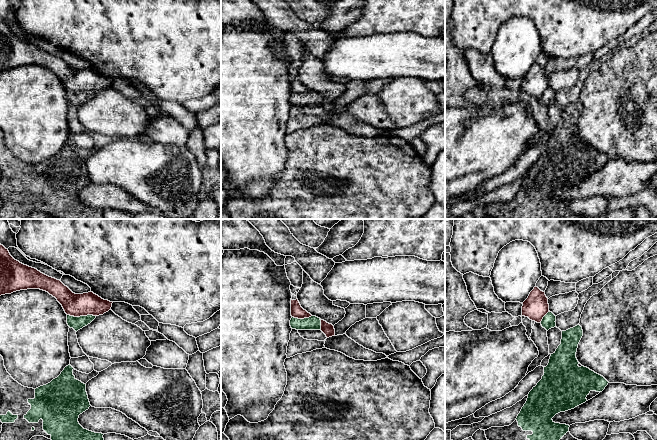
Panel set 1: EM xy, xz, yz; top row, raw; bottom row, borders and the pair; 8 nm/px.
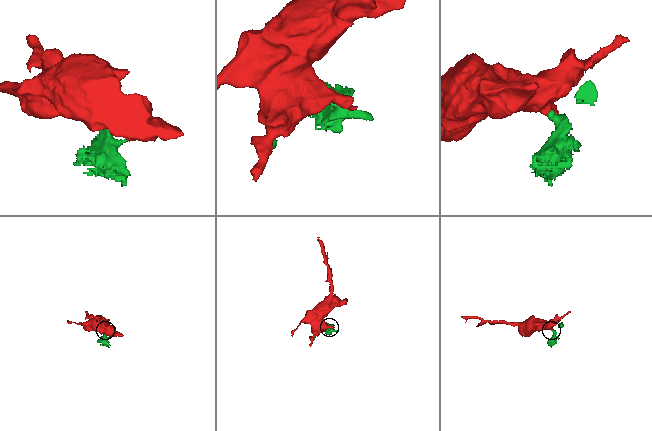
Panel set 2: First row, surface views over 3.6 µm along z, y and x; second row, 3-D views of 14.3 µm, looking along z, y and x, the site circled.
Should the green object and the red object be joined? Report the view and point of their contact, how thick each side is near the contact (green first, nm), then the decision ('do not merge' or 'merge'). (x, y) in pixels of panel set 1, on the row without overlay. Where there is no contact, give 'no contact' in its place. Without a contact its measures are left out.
xy (81, 92) | 110/180 nm | do not merge

